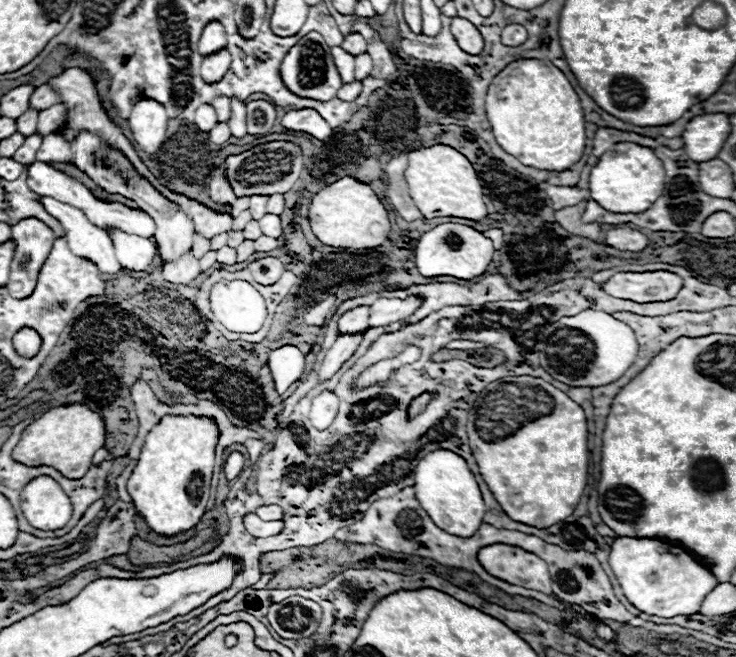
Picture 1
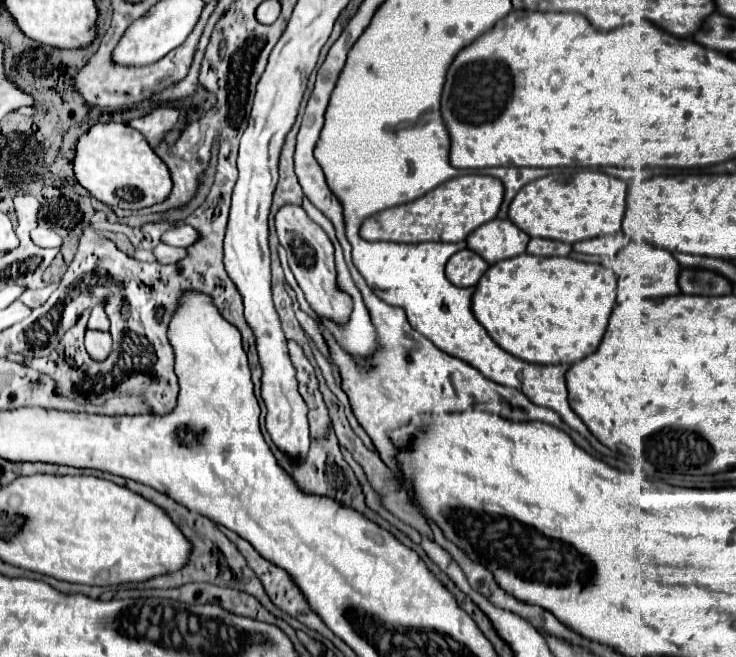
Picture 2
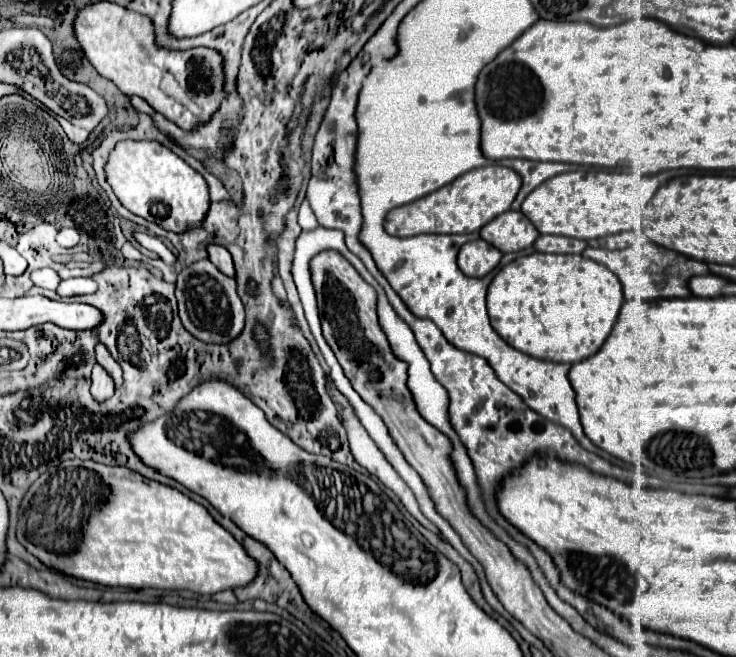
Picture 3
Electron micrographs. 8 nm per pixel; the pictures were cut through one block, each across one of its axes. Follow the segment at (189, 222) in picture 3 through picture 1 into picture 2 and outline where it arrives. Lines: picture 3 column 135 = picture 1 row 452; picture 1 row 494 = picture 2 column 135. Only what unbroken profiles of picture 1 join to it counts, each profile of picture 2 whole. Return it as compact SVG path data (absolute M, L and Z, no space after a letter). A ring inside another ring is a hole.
M94 124L78 136L72 160L74 178L98 202L126 210L138 210L158 204L172 190L166 164L154 154L146 138L128 124Z

